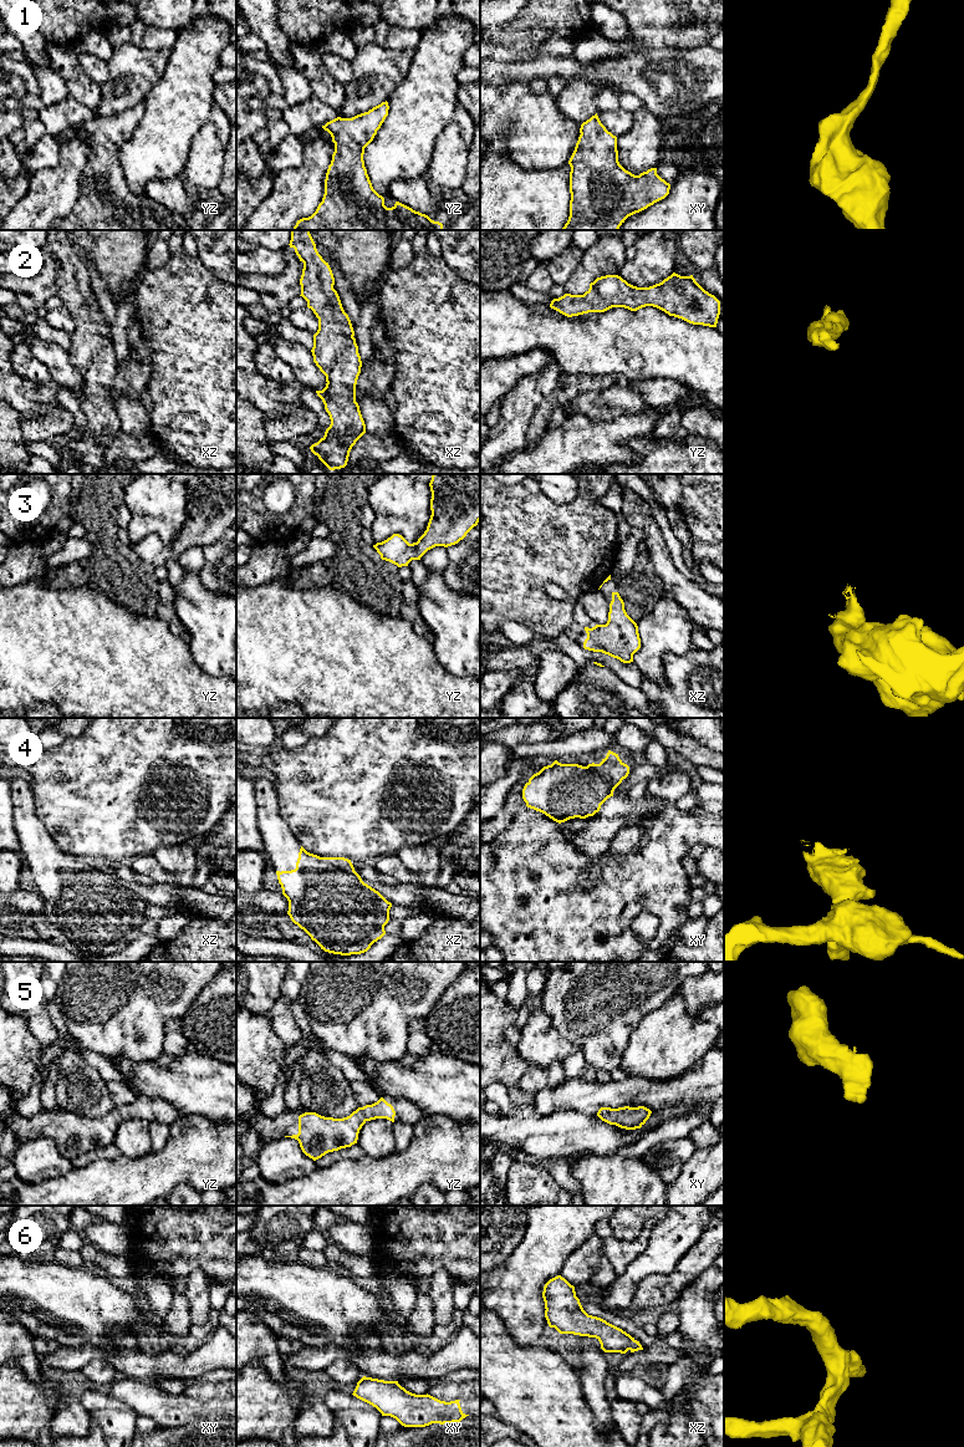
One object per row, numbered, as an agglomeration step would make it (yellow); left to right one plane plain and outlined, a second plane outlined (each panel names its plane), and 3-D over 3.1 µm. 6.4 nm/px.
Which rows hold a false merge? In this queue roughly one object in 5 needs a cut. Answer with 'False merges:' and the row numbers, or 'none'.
False merges: none

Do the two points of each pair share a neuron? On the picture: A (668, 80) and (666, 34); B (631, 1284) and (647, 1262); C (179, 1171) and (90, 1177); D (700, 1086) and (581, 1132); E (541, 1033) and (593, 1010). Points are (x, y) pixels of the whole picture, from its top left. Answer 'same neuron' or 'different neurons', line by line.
A: different neurons
B: same neuron
C: same neuron
D: different neurons
E: different neurons

